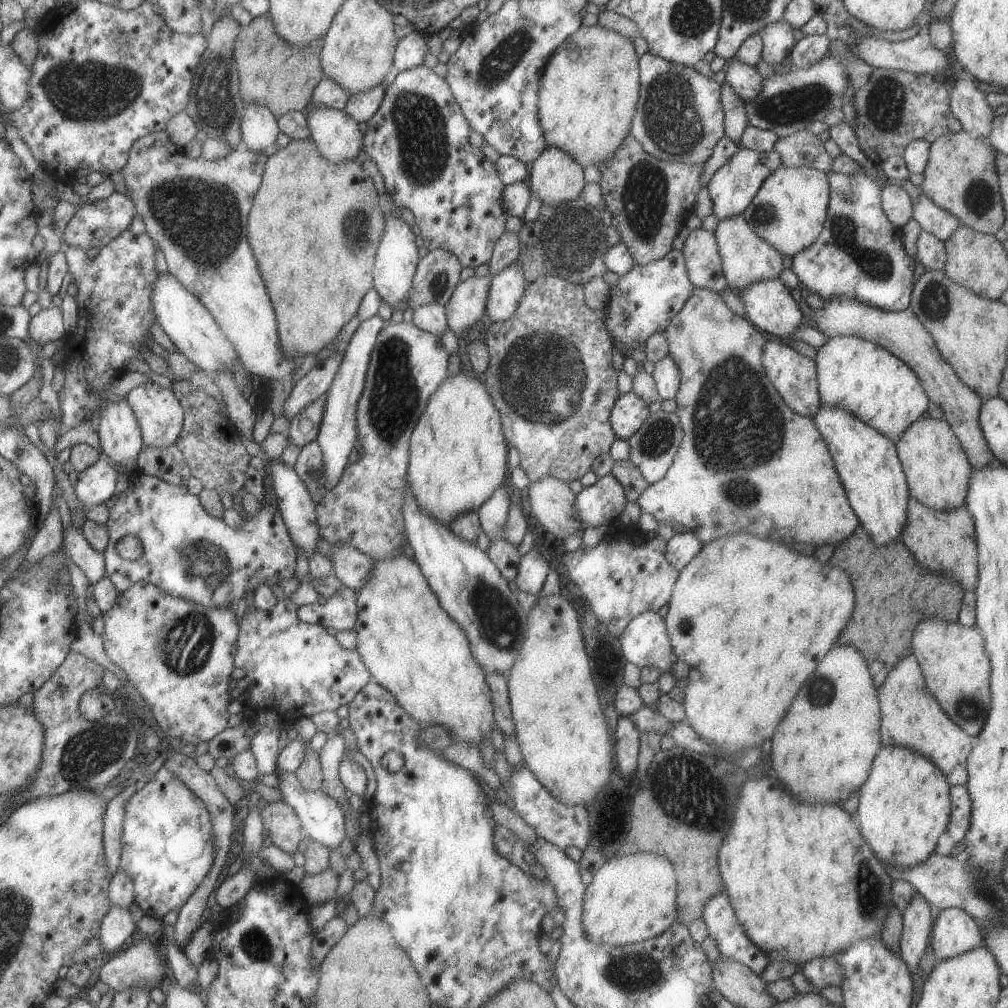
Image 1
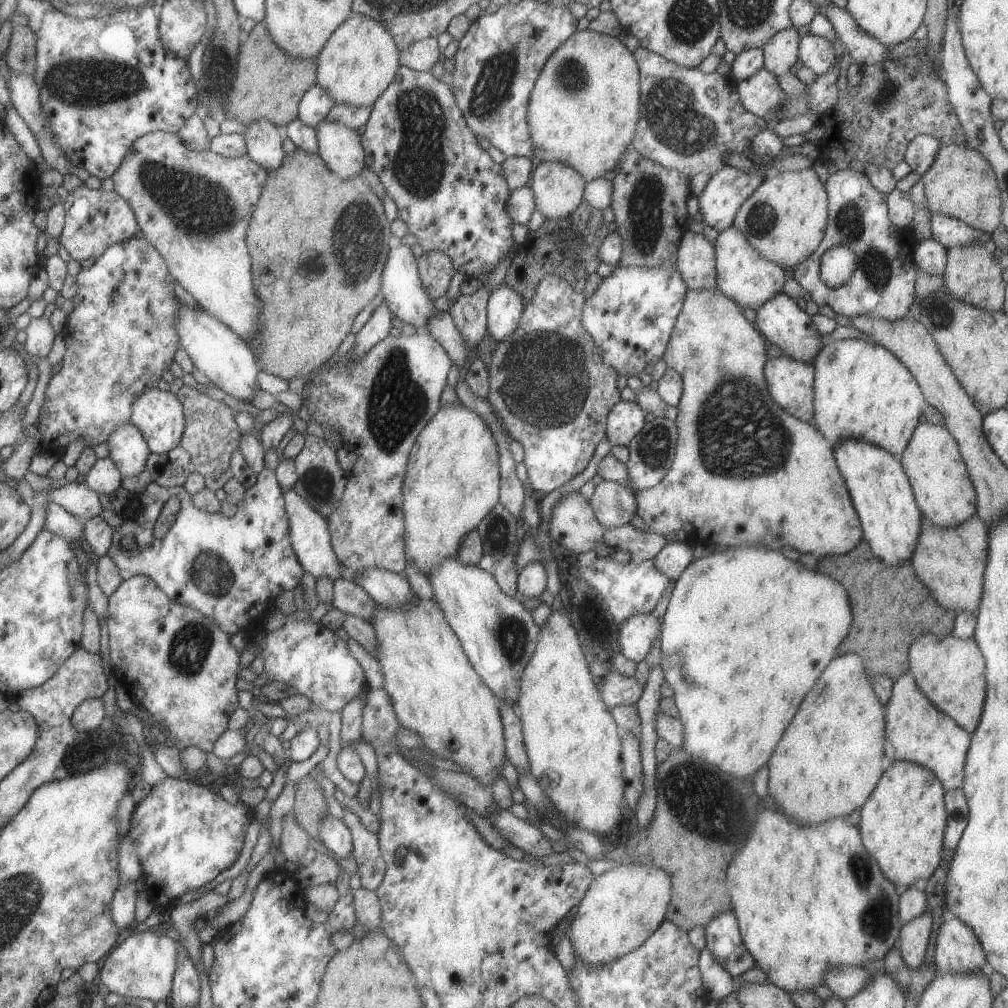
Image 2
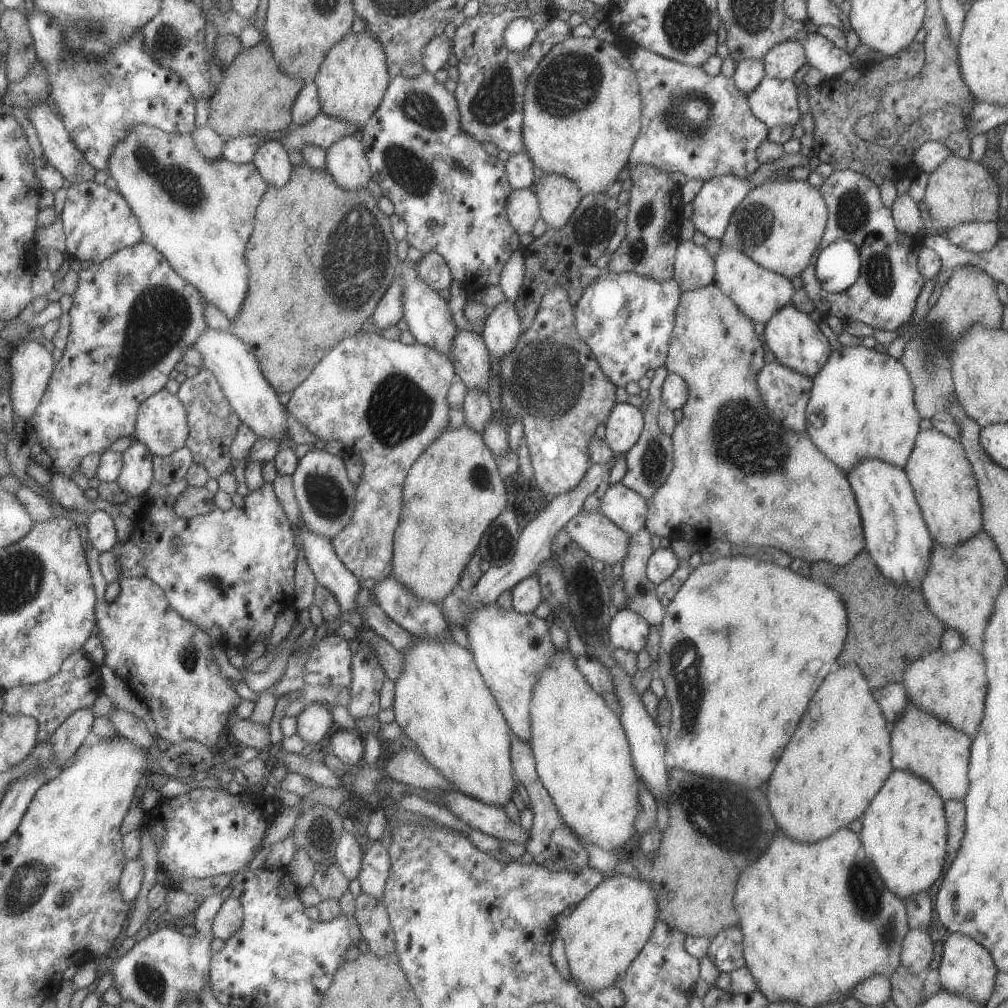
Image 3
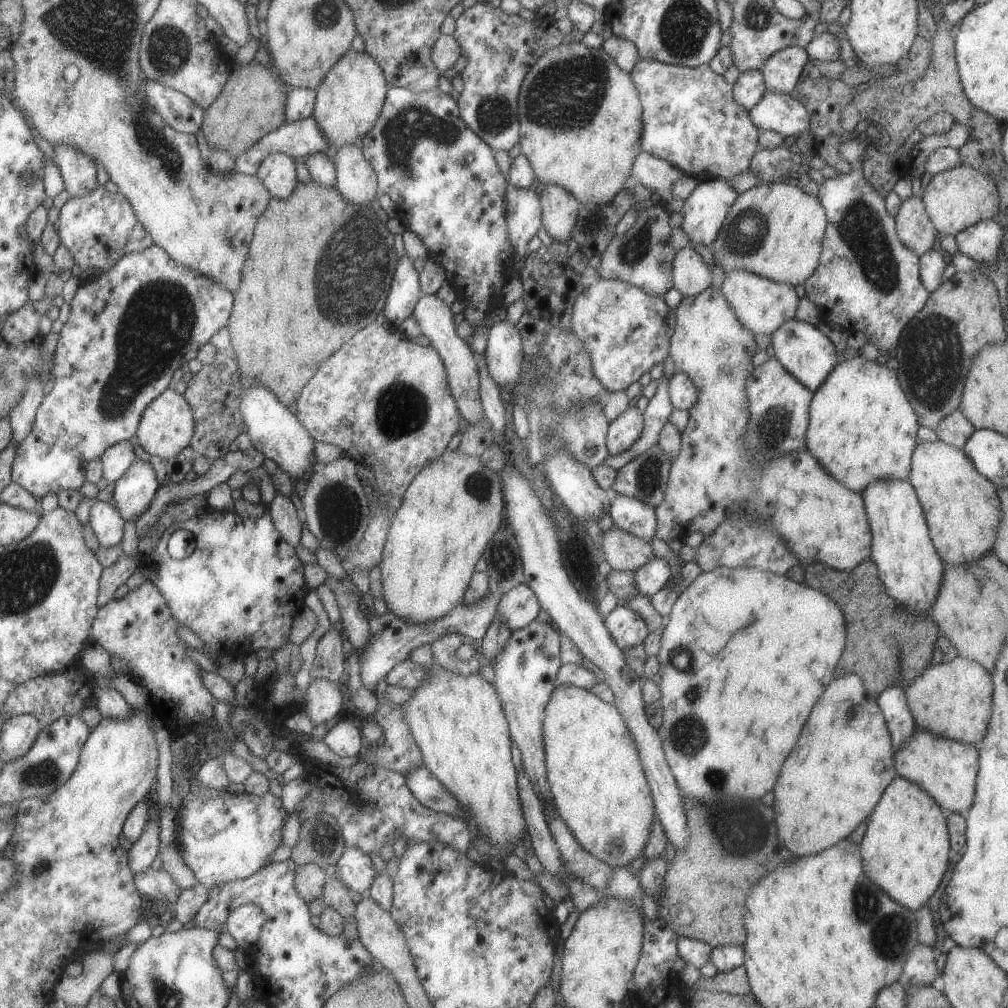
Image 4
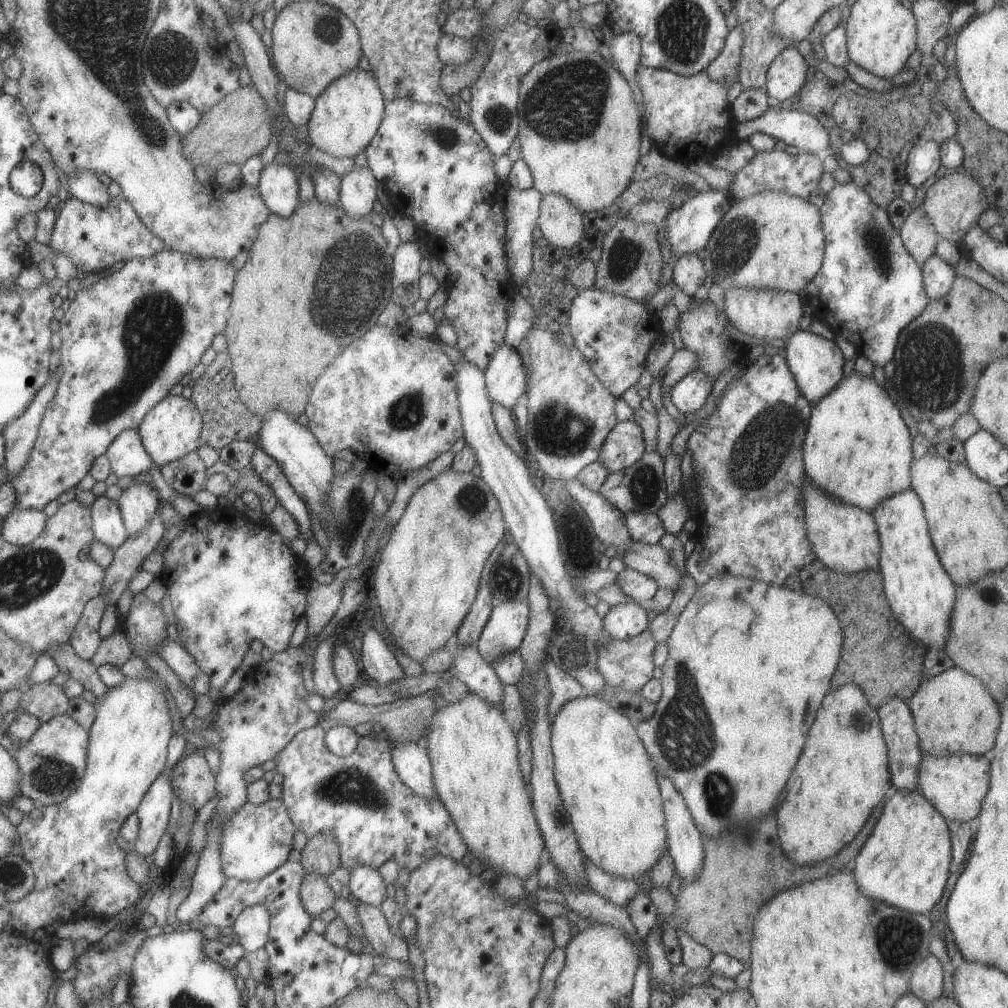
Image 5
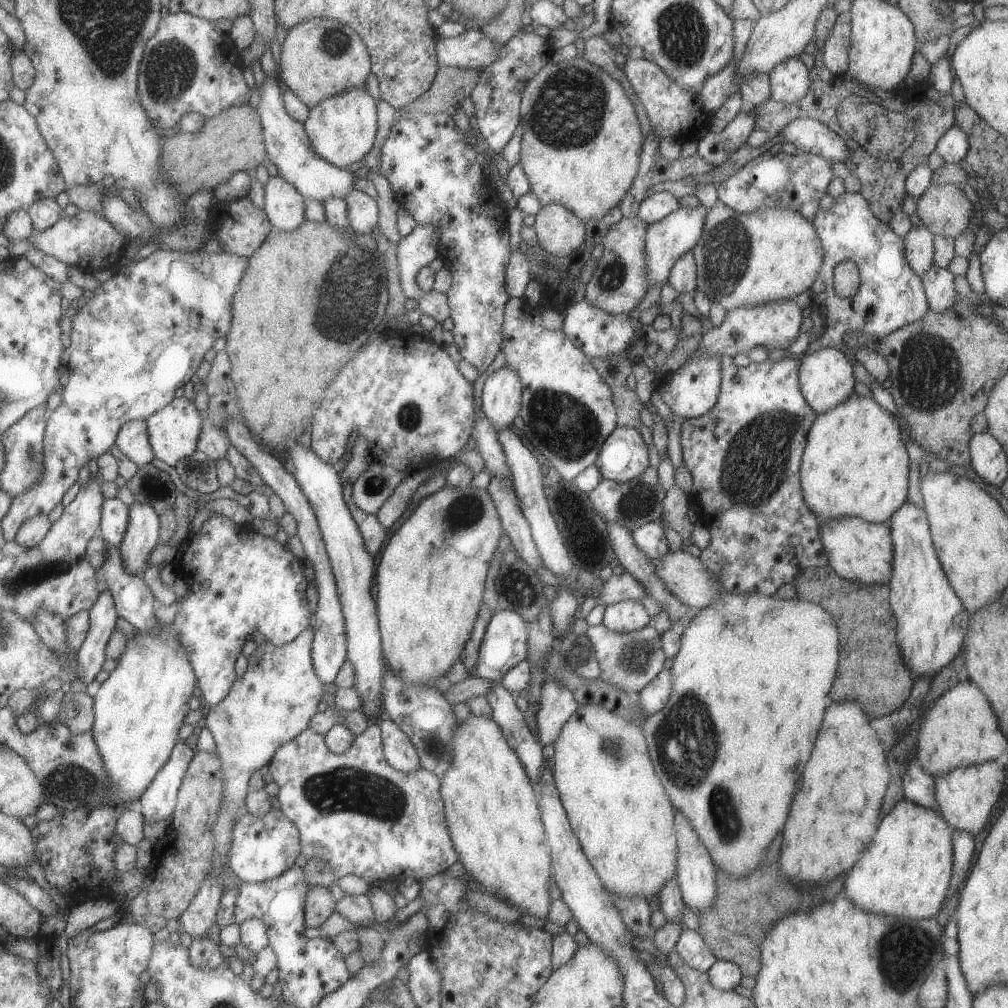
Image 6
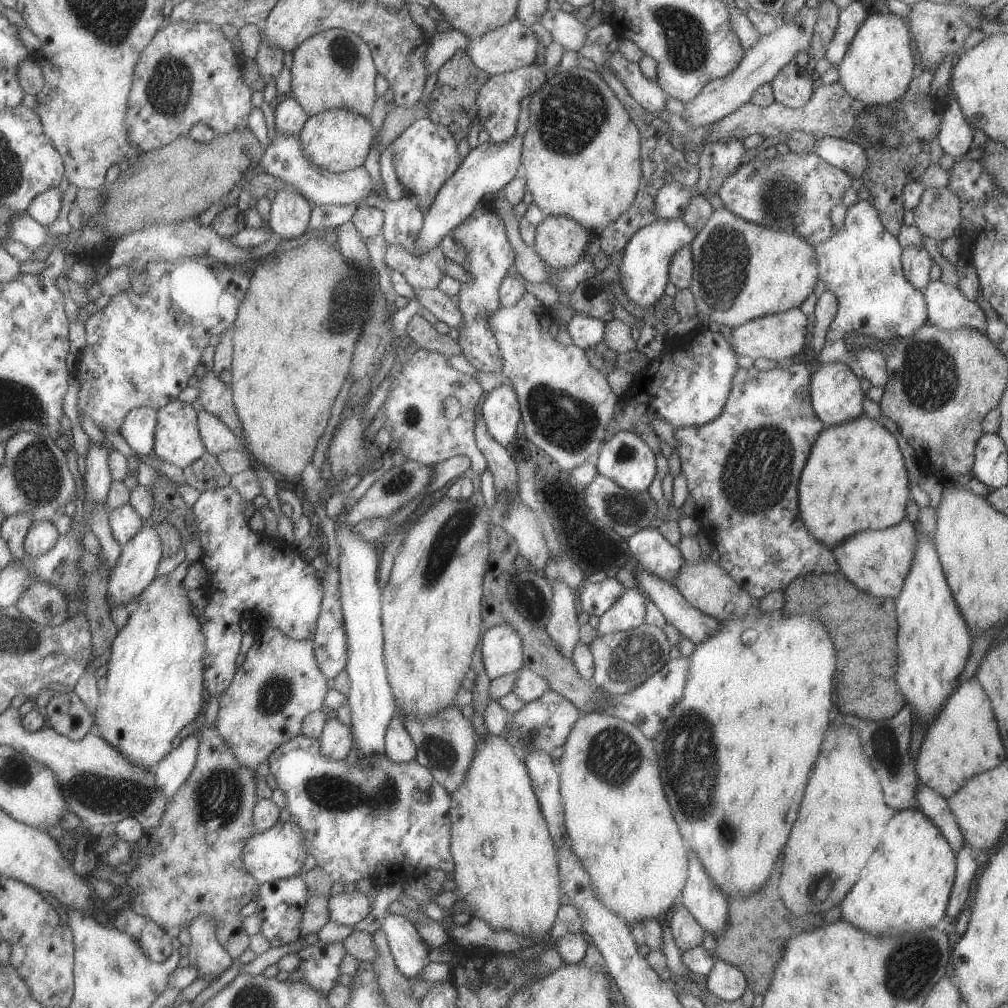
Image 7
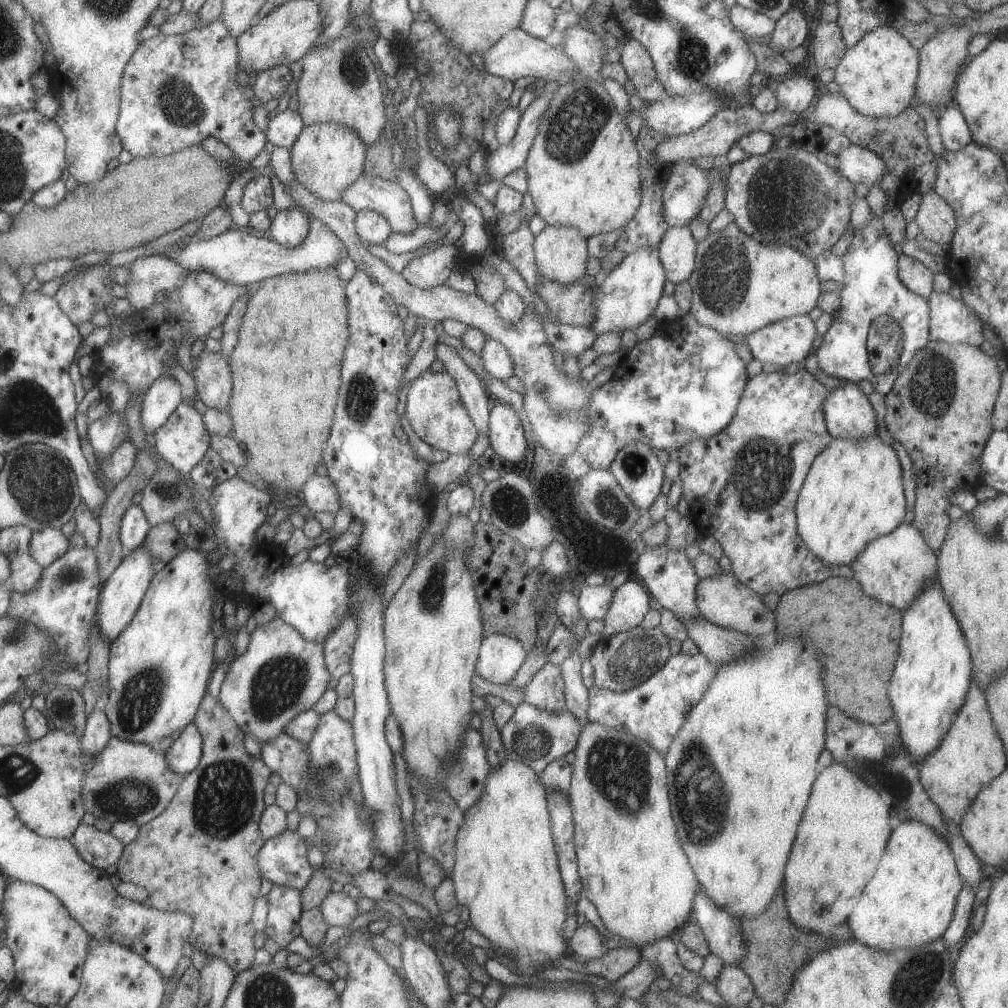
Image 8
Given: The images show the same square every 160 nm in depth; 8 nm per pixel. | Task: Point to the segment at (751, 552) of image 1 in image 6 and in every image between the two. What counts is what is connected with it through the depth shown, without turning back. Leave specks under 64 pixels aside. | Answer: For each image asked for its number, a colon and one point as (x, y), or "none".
2: (739, 660)
3: (744, 644)
4: (744, 654)
5: (755, 659)
6: (743, 647)

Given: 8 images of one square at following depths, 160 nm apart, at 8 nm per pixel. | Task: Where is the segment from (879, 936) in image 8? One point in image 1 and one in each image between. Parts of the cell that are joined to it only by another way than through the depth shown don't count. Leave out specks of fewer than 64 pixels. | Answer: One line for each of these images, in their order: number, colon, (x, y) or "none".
1: (903, 807)
2: (901, 825)
3: (903, 832)
4: (904, 851)
5: (904, 863)
6: (905, 871)
7: (906, 886)

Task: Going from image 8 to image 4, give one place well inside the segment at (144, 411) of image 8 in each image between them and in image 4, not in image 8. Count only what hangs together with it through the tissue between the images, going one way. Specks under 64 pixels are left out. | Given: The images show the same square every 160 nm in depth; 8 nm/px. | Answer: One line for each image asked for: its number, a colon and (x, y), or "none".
4: (116, 458)
5: (127, 456)
6: (132, 440)
7: (137, 429)

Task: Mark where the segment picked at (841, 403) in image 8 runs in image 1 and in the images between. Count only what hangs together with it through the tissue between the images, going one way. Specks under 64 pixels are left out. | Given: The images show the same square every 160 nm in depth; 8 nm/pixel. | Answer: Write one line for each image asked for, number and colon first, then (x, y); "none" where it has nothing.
1: (769, 306)
2: (781, 320)
3: (795, 340)
4: (805, 353)
5: (813, 358)
6: (825, 376)
7: (835, 395)

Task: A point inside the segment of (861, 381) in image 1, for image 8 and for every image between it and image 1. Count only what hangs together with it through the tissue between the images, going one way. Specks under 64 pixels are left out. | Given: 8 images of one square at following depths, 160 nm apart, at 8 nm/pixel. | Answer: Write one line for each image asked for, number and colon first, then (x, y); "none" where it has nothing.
2: (861, 391)
3: (861, 405)
4: (861, 428)
5: (857, 449)
6: (854, 464)
7: (854, 479)
8: (852, 494)

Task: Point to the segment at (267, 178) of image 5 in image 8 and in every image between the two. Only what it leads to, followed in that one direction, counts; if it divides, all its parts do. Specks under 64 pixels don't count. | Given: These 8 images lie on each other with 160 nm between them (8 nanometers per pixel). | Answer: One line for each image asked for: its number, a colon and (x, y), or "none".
6: (283, 205)
7: (289, 212)
8: (289, 227)

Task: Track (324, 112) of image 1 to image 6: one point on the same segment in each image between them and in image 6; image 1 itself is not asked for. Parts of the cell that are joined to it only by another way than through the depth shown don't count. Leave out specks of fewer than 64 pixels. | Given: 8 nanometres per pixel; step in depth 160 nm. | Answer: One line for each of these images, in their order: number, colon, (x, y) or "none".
2: (340, 149)
3: (345, 161)
4: (355, 179)
5: (357, 192)
6: (362, 211)

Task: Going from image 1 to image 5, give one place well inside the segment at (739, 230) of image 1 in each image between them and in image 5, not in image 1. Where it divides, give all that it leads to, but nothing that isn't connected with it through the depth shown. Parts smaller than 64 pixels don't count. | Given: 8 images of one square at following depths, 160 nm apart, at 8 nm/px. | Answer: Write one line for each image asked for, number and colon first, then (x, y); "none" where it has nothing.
2: (742, 274)
3: (757, 292)
4: (761, 305)
5: (766, 314)

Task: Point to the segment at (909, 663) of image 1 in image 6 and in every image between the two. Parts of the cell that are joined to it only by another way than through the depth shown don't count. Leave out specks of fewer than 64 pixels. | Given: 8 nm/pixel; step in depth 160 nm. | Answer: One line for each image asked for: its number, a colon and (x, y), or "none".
2: (915, 731)
3: (922, 744)
4: (945, 769)
5: (954, 785)
6: (965, 796)

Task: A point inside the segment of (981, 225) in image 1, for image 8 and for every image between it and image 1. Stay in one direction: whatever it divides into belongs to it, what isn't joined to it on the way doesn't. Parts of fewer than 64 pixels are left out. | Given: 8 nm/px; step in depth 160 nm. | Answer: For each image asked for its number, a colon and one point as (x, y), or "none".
2: (960, 183)
3: (958, 191)
4: (954, 199)
5: (953, 203)
6: (944, 210)
7: (937, 215)
8: (935, 219)

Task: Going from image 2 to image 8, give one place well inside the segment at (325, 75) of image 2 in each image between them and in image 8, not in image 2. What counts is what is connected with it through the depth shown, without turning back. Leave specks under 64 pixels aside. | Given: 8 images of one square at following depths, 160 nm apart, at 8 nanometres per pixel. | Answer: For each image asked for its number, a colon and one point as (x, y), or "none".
3: (350, 82)
4: (348, 100)
5: (344, 118)
6: (341, 129)
7: (336, 140)
8: (326, 158)

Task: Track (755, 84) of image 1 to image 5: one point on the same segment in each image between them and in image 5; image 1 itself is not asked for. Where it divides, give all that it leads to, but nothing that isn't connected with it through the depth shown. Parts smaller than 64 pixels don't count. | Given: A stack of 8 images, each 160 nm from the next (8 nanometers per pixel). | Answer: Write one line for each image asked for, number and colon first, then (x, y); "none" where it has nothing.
2: (760, 95)
3: (774, 102)
4: (776, 112)
5: (795, 128)

